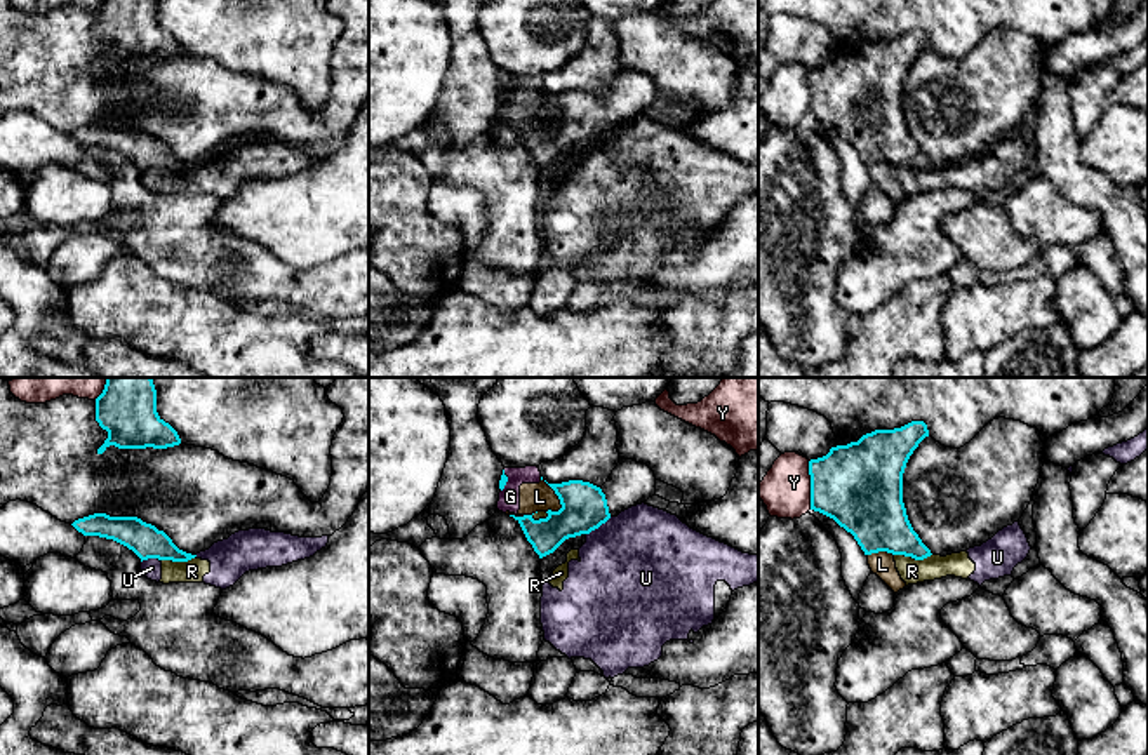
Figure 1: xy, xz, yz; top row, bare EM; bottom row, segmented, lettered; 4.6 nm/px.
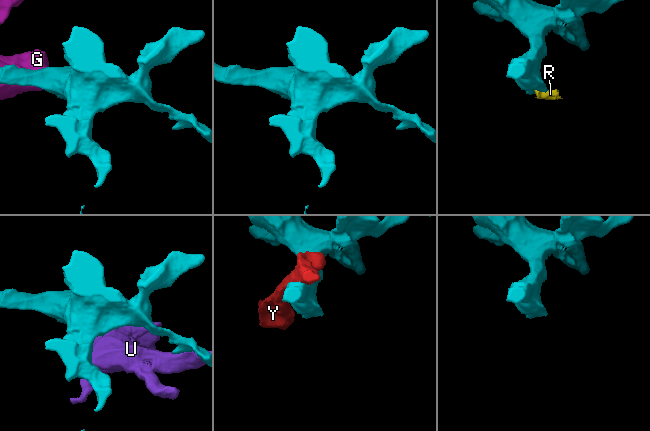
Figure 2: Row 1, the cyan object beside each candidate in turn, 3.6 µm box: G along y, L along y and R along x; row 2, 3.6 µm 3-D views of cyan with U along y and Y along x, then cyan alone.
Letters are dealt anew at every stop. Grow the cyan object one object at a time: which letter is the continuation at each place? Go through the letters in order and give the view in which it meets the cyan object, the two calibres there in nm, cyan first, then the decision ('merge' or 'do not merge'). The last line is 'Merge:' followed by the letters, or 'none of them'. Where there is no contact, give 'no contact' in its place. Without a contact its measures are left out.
G: xz | 160/100 nm | do not merge
L: xz | 220/130 nm | do not merge
R: yz | 280/120 nm | do not merge
U: xz | 220/500 nm | do not merge
Y: yz | 400/220 nm | do not merge
Merge: none of them

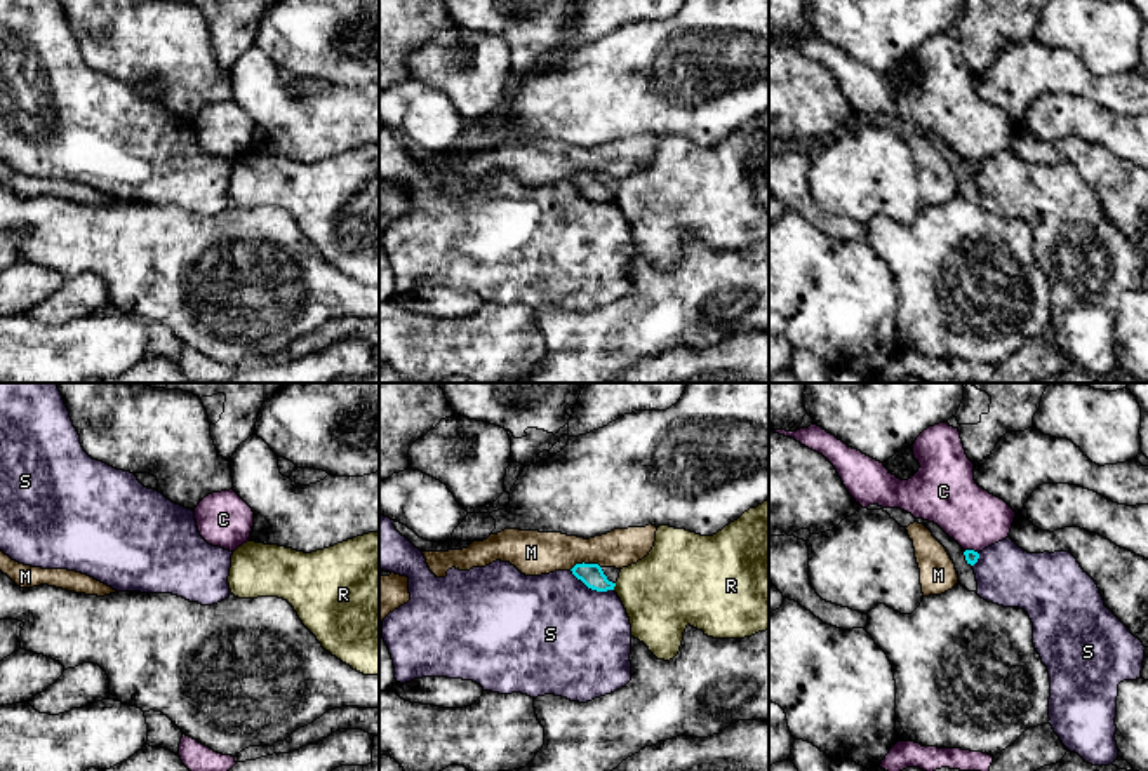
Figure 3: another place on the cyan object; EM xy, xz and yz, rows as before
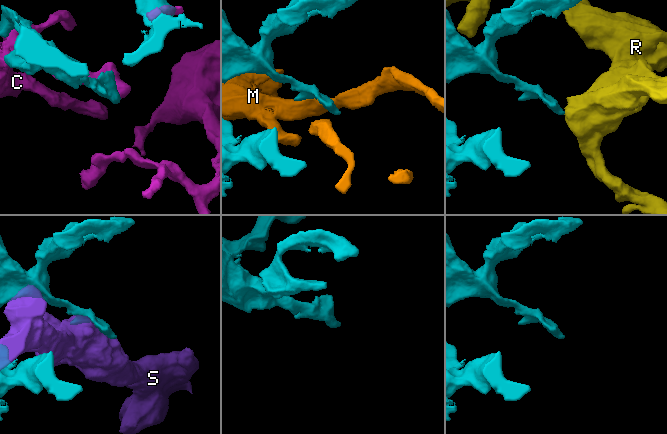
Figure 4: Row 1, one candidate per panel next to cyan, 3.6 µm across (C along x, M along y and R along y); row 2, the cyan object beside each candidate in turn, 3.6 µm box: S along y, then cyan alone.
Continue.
C: yz | 60/280 nm | do not merge
M: xz | 110/200 nm | do not merge
R: xz | 110/380 nm | do not merge
S: xz | 110/500 nm | do not merge
Merge: none of them

